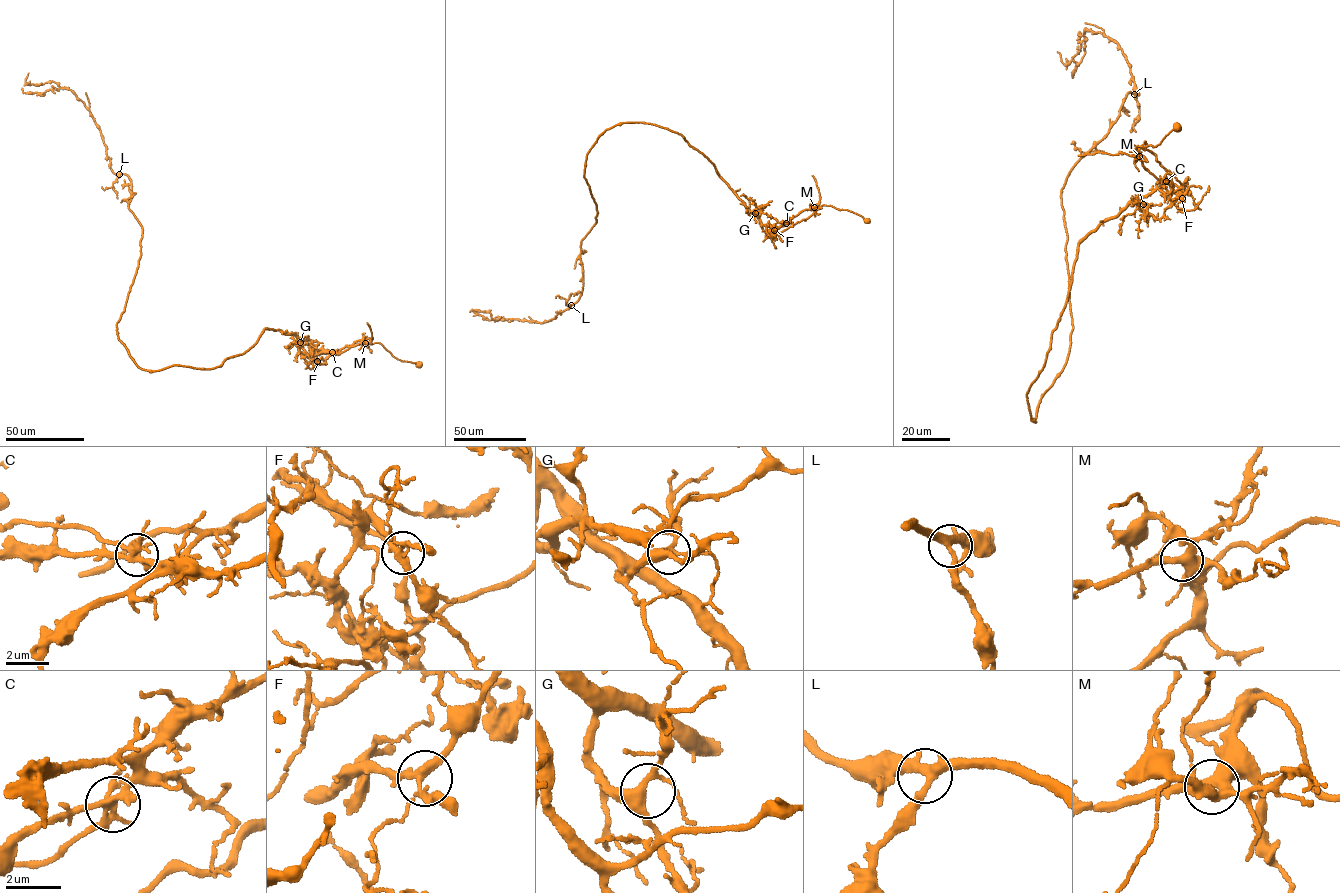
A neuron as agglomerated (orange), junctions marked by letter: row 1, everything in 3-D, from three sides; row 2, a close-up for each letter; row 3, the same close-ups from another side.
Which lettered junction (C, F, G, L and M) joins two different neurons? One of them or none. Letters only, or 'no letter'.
C

